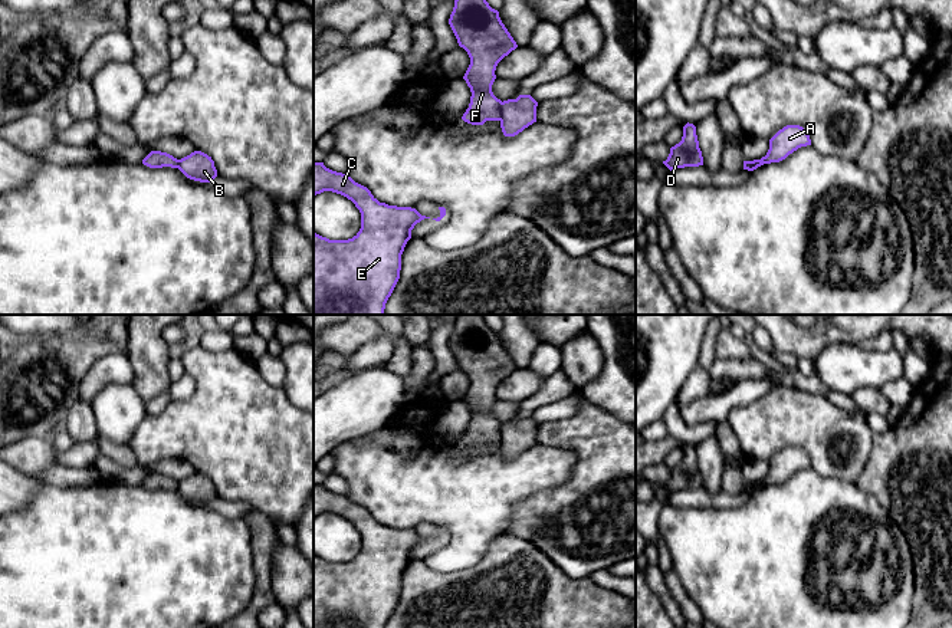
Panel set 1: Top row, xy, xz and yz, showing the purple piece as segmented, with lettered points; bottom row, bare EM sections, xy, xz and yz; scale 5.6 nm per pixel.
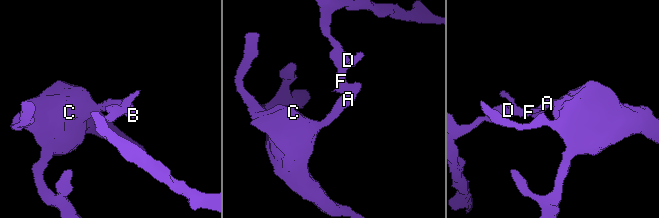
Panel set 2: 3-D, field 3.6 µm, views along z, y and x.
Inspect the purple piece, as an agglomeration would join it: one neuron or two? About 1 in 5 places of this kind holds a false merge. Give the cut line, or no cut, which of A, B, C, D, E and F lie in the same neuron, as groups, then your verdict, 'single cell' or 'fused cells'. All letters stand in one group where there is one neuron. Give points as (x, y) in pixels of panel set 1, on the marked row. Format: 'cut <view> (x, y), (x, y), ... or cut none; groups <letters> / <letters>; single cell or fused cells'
cut xz (502, 102), (498, 119); groups A B C E / D F; fused cells

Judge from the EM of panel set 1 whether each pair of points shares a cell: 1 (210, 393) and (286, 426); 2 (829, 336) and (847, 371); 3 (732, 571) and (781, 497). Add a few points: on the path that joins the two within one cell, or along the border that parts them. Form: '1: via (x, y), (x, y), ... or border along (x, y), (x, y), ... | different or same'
1: via (229, 411), (243, 426), (268, 426) | same
2: border along (856, 344), (827, 344), (811, 358) | different
3: via (751, 552), (781, 522), (781, 516) | same

